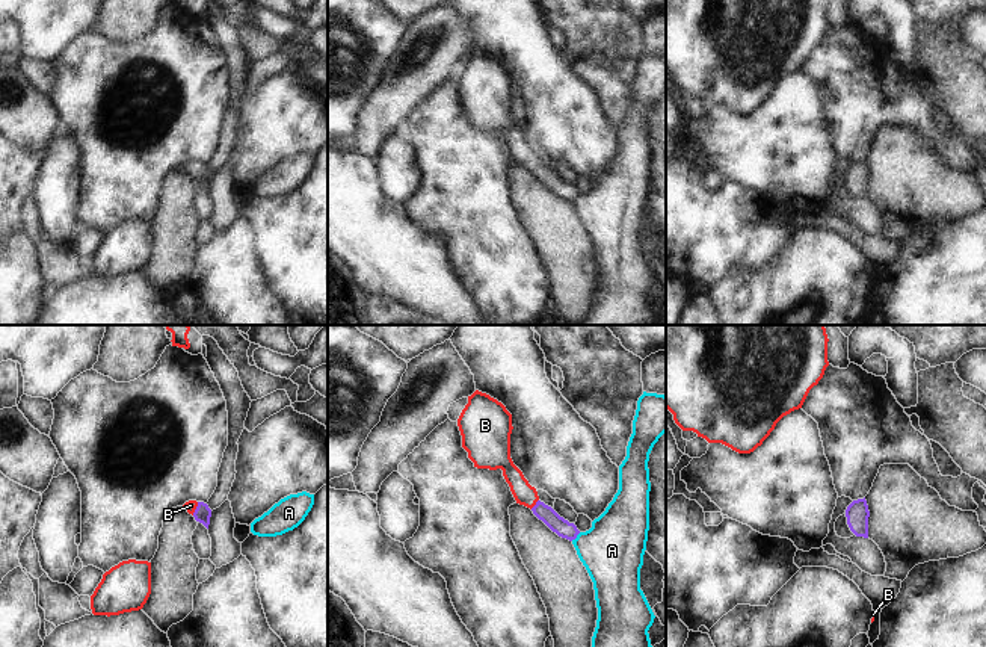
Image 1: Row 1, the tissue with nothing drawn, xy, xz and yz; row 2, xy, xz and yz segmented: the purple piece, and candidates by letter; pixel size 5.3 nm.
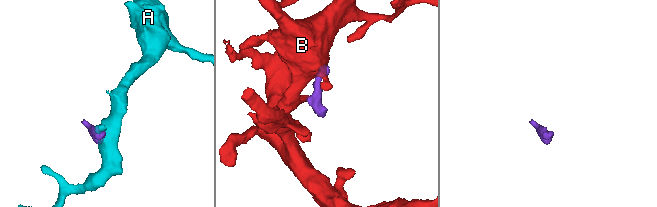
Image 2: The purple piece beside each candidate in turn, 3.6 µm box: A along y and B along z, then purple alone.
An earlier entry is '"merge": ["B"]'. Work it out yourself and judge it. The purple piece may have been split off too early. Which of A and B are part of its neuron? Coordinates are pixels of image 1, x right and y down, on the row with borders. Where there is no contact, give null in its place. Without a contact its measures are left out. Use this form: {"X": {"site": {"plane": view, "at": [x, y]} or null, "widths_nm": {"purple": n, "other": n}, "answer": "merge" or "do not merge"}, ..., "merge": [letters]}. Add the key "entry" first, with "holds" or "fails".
{"entry": "holds", "A": {"site": {"plane": "xz", "at": [576, 537]}, "widths_nm": {"purple": 90, "other": 340}, "answer": "do not merge"}, "B": {"site": {"plane": "xy", "at": [197, 508]}, "widths_nm": {"purple": 90, "other": 60}, "answer": "merge"}, "merge": ["B"]}

